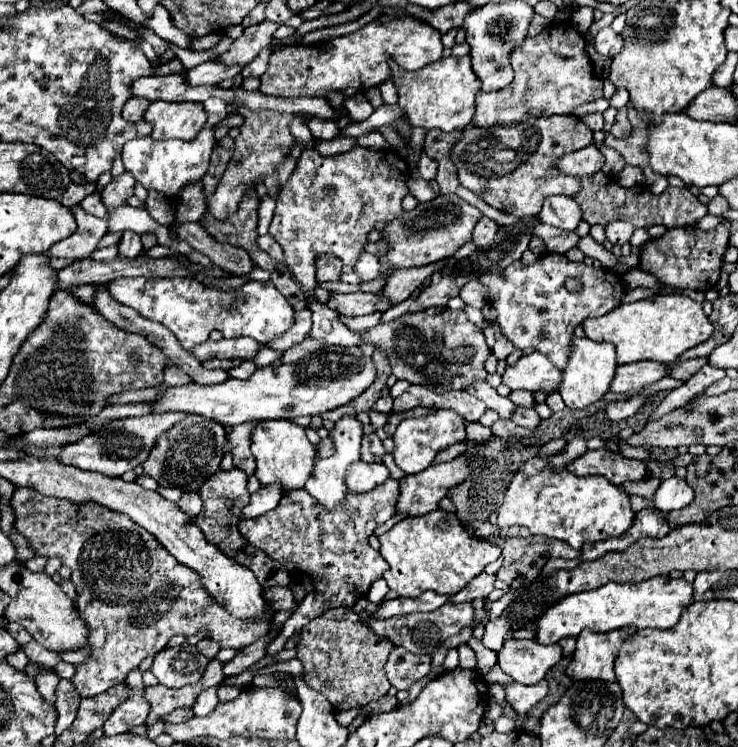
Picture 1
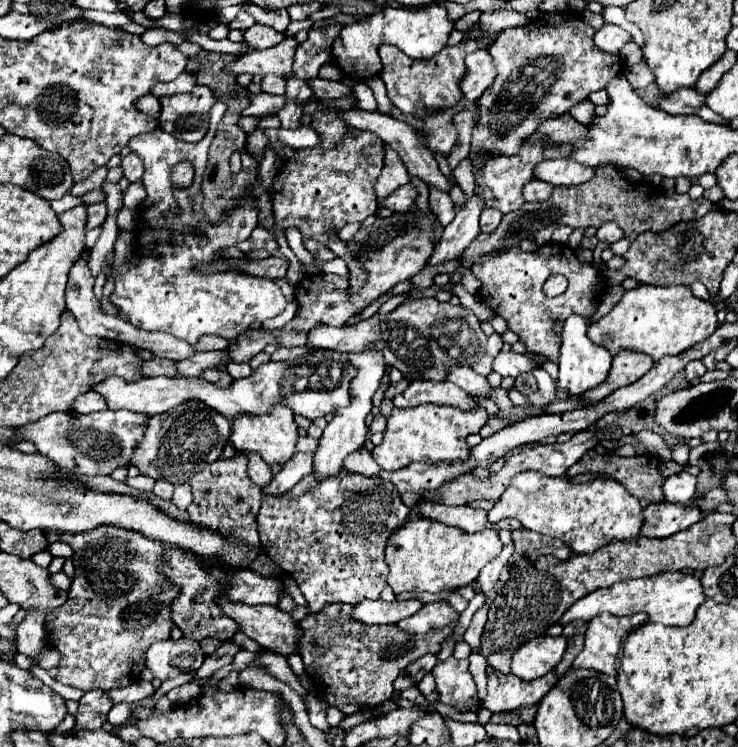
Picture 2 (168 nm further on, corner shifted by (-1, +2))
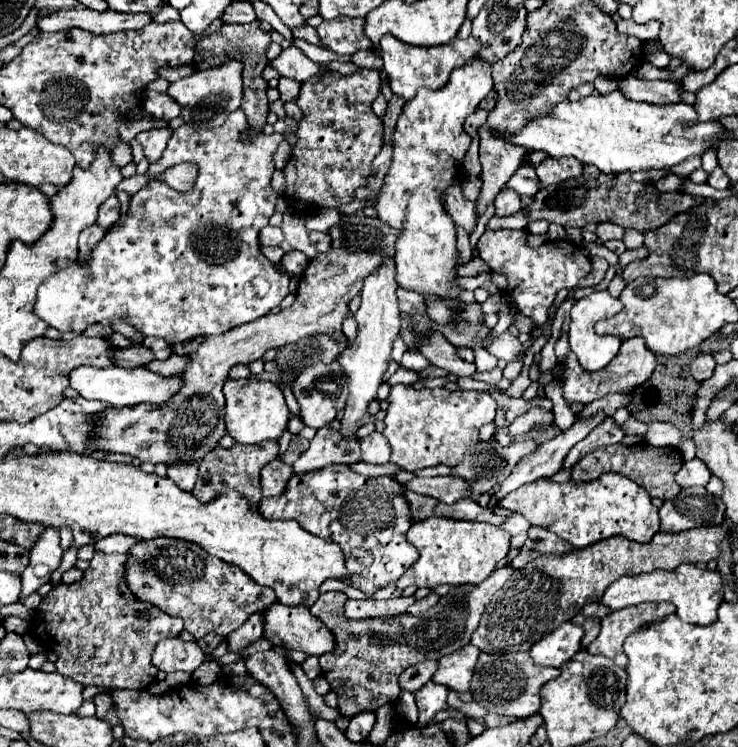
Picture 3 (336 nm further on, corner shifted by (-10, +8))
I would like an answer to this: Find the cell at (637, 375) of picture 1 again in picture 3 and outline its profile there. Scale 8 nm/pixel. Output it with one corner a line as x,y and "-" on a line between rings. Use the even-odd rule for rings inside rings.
640,336
624,340
622,346
620,346
620,352
600,372
588,372
588,370
580,368
574,352
568,352
564,356
564,362
562,362
564,370
562,370
562,376
560,376
560,380
562,380
562,396
564,396
568,406
572,406
574,402
580,402
580,404
586,406
586,404
606,396
606,394
614,394
614,392
624,392
626,394
626,392
638,388
640,384
644,384
650,378
654,366
656,366
656,356
654,356
652,350
646,348
644,338
640,338

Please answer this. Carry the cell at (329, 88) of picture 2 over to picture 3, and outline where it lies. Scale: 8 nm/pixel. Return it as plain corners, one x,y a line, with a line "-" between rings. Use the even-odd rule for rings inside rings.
290,46
286,50
282,50
282,54
272,62
272,66
284,76
284,78
292,78
296,82
304,82
310,76
316,76
320,72
324,72
324,68
320,64
314,64
308,56
304,56
298,48

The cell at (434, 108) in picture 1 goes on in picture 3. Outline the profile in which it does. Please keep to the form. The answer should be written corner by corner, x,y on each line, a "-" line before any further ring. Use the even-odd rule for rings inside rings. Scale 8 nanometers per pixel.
382,36
380,40
380,56
384,60
384,72
388,74
388,82
394,94
402,96
404,100
412,100
416,90
426,86
432,90
442,88
448,82
448,76
454,68
464,66
470,58
476,56
476,52
480,50
480,44
470,36
466,40
454,38
454,42
450,44
442,44
442,46
432,46
432,48
420,48
420,46
408,46
400,40
396,40
394,36

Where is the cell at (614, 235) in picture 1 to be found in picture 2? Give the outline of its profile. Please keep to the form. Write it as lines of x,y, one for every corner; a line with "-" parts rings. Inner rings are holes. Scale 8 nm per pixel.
605,222
605,224
597,230
597,240
609,242
609,244
621,240
623,236
625,236
625,234
623,234
623,230
619,230
619,224
617,224
617,222

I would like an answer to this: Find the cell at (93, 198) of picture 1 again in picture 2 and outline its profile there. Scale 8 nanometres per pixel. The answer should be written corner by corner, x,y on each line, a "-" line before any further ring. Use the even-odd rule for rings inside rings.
97,202
97,204
87,206
87,228
91,230
95,226
101,226
105,222
105,216
107,216
105,202

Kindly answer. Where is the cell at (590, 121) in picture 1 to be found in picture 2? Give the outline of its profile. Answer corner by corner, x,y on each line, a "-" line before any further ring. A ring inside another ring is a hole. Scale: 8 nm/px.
581,102
579,106
573,106
569,112
577,122
581,122
585,126
589,126
589,122
593,122
593,118
595,118
595,106
591,102

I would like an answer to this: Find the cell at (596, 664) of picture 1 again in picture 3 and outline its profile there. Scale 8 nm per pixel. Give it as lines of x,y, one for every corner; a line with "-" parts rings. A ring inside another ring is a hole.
640,604
636,608
614,610
602,618
602,630
598,638
586,648
590,654
602,654
614,660
620,668
626,668
628,656
624,654
624,640
640,626
656,620
656,604

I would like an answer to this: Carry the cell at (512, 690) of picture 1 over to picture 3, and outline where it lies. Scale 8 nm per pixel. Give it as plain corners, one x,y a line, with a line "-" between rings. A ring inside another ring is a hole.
482,652
476,662
476,672
470,680
470,694
474,702
492,714
528,718
540,710
540,686
558,676
560,670
534,664
528,652

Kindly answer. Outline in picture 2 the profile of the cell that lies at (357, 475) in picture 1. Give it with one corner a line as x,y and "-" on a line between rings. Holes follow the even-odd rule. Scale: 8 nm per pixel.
359,448
357,452
345,458
345,470
351,474
361,474
367,478
375,478
381,472
381,466
375,462
373,454
367,448

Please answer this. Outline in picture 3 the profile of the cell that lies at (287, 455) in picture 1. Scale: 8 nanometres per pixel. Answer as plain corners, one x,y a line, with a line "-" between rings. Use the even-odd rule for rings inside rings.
254,378
244,380
226,380
226,432
240,444
260,444
270,438
280,438
288,426
290,410
286,406
282,390
272,382
260,382

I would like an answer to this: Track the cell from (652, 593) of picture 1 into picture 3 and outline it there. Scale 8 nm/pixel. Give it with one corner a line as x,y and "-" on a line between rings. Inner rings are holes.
680,564
676,570
654,570
650,574
636,574
636,576
624,576
604,592
600,598
600,604
610,606
612,610
636,606
642,602
672,602
678,610
676,614
690,624
712,624
716,620
716,610
722,602
722,578
718,570
698,568
694,564

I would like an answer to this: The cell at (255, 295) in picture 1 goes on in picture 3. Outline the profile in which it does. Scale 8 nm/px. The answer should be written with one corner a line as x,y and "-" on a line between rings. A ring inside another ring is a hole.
236,110
228,116
228,120
218,126
218,128
212,128
212,130
194,130
192,126
184,124
180,128
174,130
164,154
160,160
152,162
146,176
150,178
148,184
138,190
132,200
130,200
130,208
128,208
128,214
124,220
118,220
112,228
108,228
106,236
92,248
90,252
90,258
84,262
84,266
76,260
72,262
68,268
62,268
60,272
48,276
38,292
36,292
36,304
34,304
34,312
38,318
42,318
48,326
60,330
60,332
84,332
90,324
96,324
96,322
102,322
102,320
116,320
116,318
122,318
126,320
128,324
132,324
136,330
140,330
144,336
156,336
156,338
164,338
168,344
176,344
176,342
188,342
188,340
194,340
196,336
212,336
212,334
224,334
226,330
230,328
236,328
240,324
246,324
246,322
252,322
260,316
266,316
272,312
272,308
276,308
284,296
288,296
288,280
290,276
286,272
280,272
276,264
272,264
262,252
260,252
260,242
258,242
258,234
264,226
268,226
268,220
270,216
274,214
274,204
276,204
276,198
278,194
272,190
270,186
270,178
272,178
272,172
274,172
274,150
278,148
278,144
284,140
282,134
274,132
270,136
266,134
248,134
248,122
246,122
246,114
242,110
-
180,162
192,162
196,164
198,168
198,178
196,178
196,184
186,190
186,192
178,192
178,190
172,190
166,182
158,180
158,176
180,164

